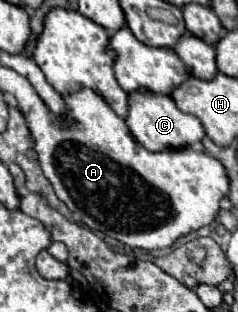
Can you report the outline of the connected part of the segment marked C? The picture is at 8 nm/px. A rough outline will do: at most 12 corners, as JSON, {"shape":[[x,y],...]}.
{"shape":[[136,89],[126,125],[148,151],[200,143],[202,123]]}

